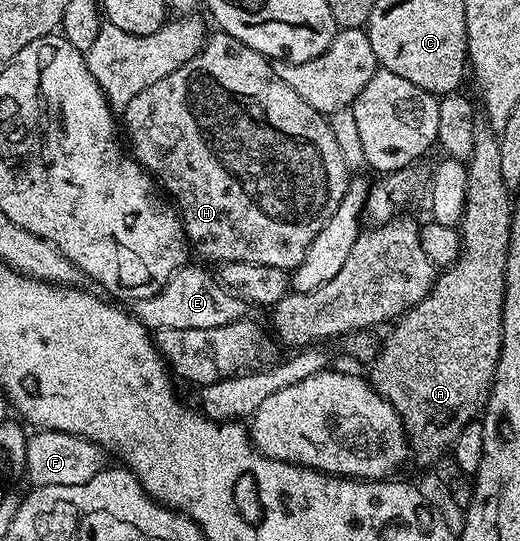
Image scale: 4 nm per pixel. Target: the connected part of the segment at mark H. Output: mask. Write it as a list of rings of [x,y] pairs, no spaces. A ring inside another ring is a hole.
[[[218,30],[215,33],[215,36],[214,33],[207,35],[205,46],[191,60],[184,62],[180,70],[172,70],[172,74],[168,74],[168,78],[160,78],[160,82],[152,82],[148,90],[136,94],[136,98],[128,102],[124,109],[124,136],[134,159],[161,185],[167,197],[173,200],[174,196],[173,203],[182,221],[182,229],[186,231],[189,247],[193,251],[195,248],[206,260],[218,260],[219,265],[228,262],[252,262],[260,266],[293,270],[304,258],[308,246],[312,246],[312,238],[316,238],[316,234],[324,230],[324,222],[328,222],[328,218],[336,214],[336,206],[340,206],[340,198],[344,198],[346,193],[348,169],[344,166],[344,157],[340,155],[329,119],[323,113],[312,110],[312,106],[308,106],[308,102],[304,102],[304,98],[300,98],[300,94],[296,94],[296,90],[288,86],[288,82],[275,76],[271,61],[266,57],[244,46],[244,42],[232,38],[224,31]]]

